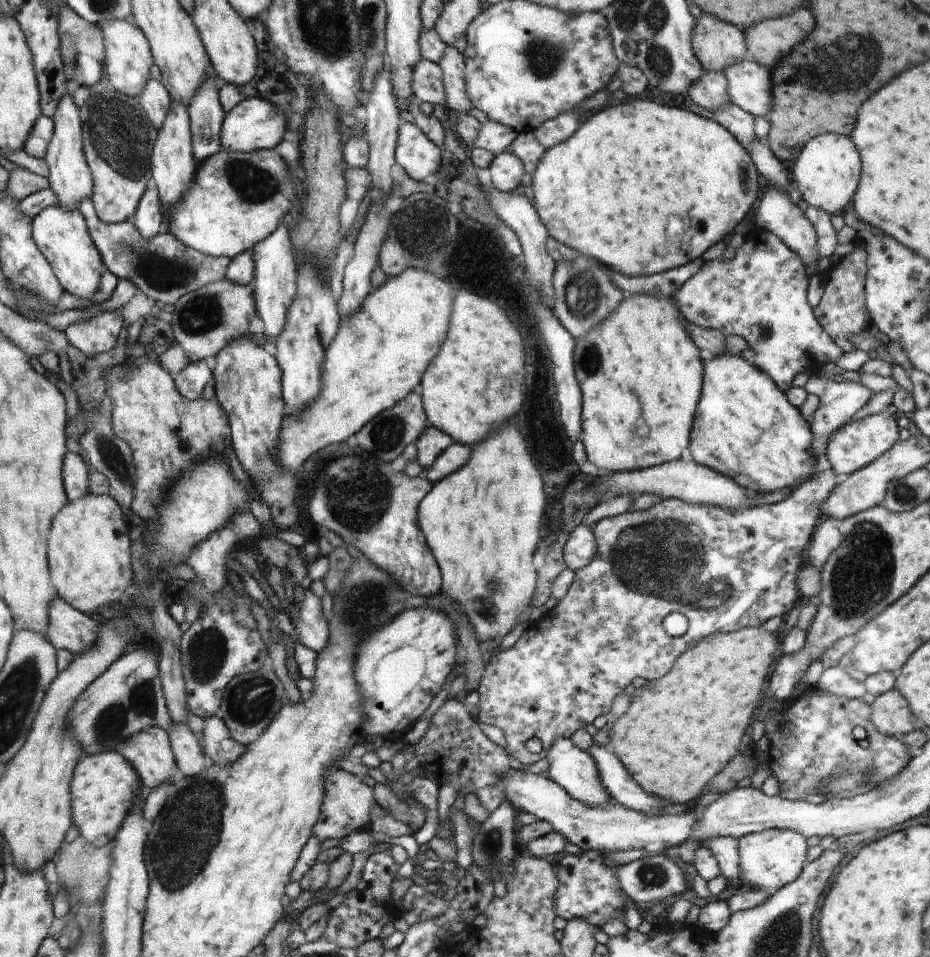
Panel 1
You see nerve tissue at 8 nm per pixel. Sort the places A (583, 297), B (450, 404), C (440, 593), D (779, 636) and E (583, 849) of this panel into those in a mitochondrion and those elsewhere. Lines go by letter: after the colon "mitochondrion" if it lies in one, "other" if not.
A: mitochondrion
B: other
C: other
D: other
E: other

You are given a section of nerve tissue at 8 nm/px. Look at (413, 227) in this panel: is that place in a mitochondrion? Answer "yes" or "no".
yes

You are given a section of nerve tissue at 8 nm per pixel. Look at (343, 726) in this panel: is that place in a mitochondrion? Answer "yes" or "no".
no

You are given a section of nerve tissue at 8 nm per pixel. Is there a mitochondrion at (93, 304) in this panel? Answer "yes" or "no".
no

